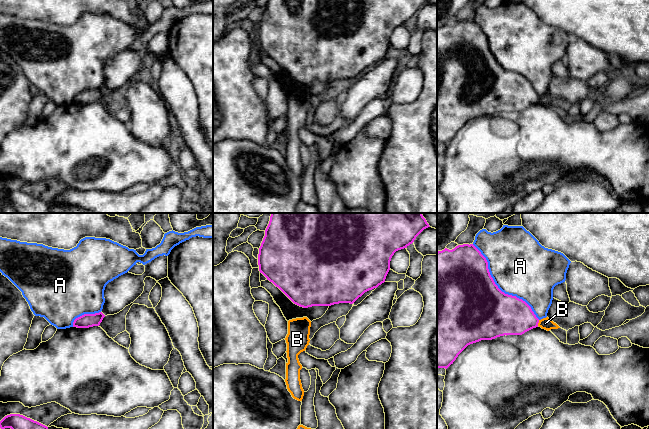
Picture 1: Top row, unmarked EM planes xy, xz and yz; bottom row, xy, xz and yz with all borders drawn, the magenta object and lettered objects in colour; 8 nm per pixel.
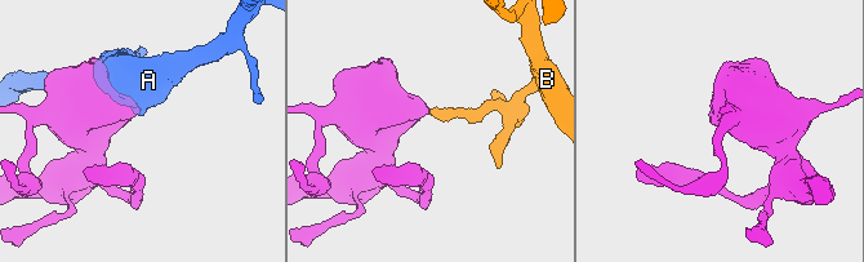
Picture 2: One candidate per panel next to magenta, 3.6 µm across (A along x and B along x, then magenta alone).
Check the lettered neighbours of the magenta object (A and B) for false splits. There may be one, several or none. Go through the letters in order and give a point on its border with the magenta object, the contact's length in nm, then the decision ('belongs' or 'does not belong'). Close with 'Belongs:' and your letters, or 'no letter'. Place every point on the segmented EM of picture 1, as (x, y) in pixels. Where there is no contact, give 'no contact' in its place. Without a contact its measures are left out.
A: contact yz (498, 288); length 800 nm; does not belong
B: contact yz (538, 322); length 50 nm; does not belong
Belongs: no letter

